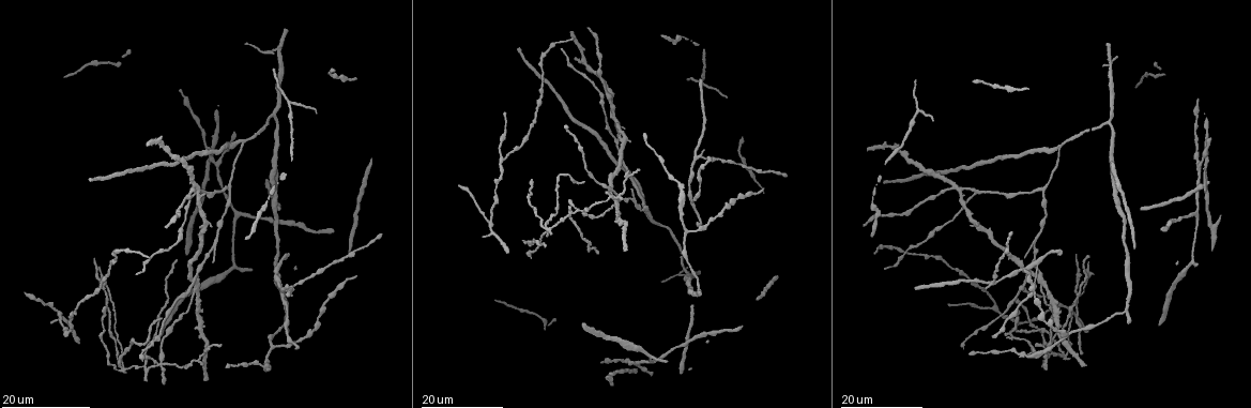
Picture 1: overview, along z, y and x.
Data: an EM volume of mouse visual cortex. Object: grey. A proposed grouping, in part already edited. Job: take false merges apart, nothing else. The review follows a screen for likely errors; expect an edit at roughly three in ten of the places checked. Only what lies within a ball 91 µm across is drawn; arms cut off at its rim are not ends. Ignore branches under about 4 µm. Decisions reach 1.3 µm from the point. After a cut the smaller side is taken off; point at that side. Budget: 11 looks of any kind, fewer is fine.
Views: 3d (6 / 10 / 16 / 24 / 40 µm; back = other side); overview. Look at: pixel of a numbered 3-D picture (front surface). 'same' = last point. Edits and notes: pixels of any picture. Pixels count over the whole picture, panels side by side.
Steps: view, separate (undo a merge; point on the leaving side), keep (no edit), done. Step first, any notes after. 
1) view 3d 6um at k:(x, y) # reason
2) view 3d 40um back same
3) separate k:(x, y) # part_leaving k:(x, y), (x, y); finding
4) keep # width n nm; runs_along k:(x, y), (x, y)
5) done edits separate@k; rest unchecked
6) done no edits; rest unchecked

view 3d 24um at 1:(197, 270) # thin arm on a thick one

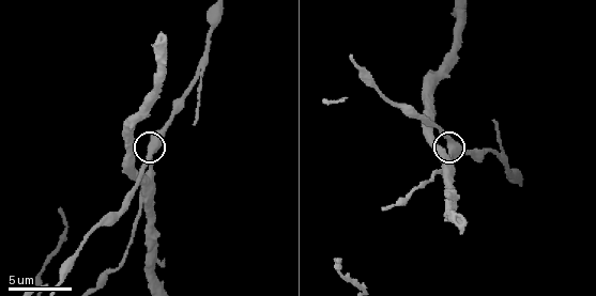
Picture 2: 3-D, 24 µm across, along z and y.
view 3d 6um at 2:(153, 150)

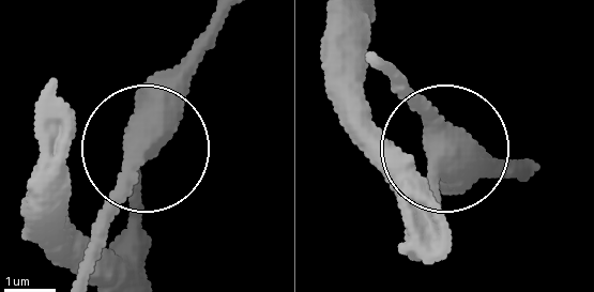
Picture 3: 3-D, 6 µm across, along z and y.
view 3d 6um back at 3:(139, 154)

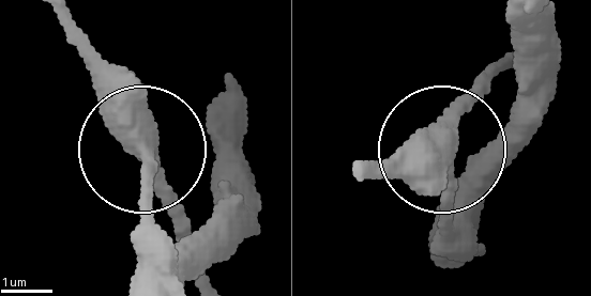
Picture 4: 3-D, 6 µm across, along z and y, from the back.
keep # arms 3; runs_along 4:(66, 26), (181, 226); one neuron here

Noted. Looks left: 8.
view 3d 24um at 1:(276, 49) # arms part here

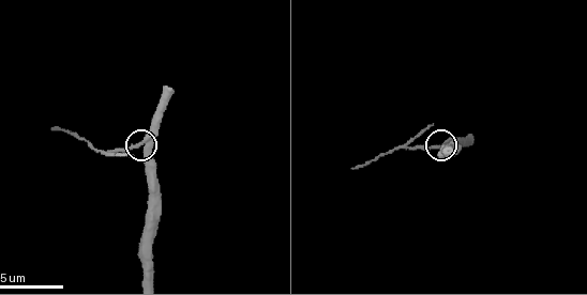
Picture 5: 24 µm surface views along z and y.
view 3d 10um at 5:(136, 144)

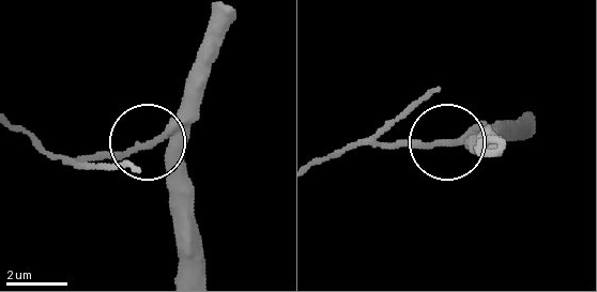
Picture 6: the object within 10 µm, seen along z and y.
keep # width 280 nm; runs_along 6:(175, 269), (175, 162), (168, 147), (151, 139), (204, 88); all the same neuron

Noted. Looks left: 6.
view 3d 16um at 1:(215, 161) # a fork

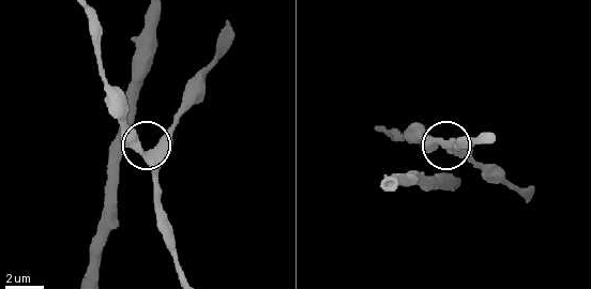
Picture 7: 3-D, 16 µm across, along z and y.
view 3d 10um at 7:(149, 156)

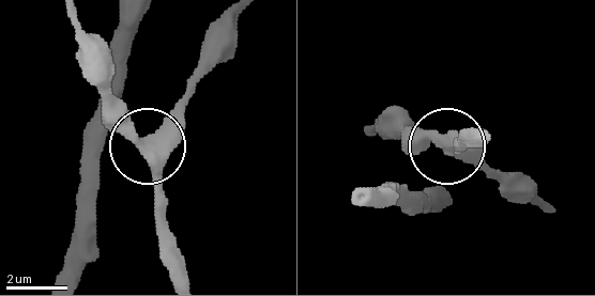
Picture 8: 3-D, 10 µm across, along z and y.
keep # arms 3; one neuron here

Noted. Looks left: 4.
view 3d 24um at 1:(159, 362) # small branch off a trunk

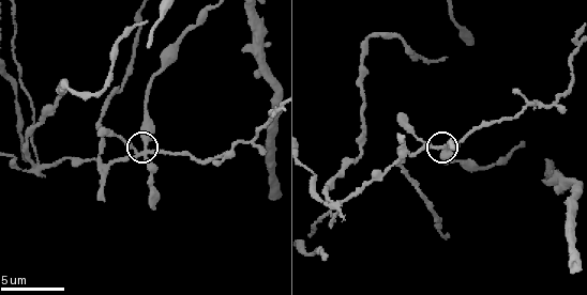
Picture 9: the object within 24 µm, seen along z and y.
view 3d 6um at 9:(143, 153) # zoom in

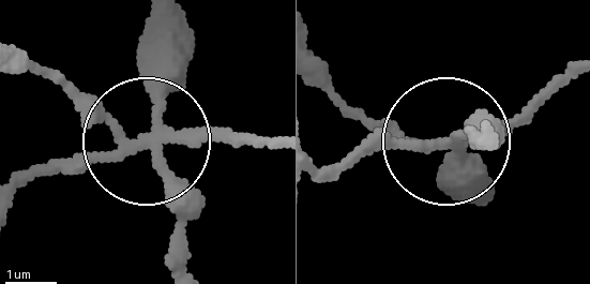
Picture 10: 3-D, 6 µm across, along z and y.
keep # width 210 nm; continuous, no second neuron

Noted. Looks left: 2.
view 3d 6um at 9:(313, 236) # four-way junction

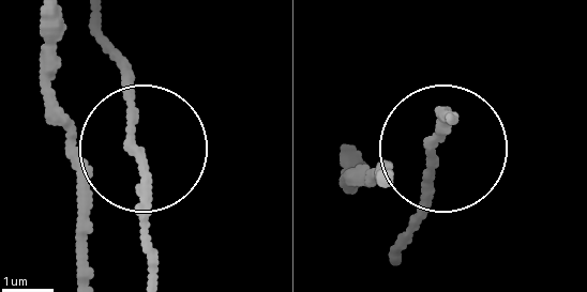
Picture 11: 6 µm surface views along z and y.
keep # runs_along 11:(147, 273), (134, 81), (113, 47); continuous, no second neuron

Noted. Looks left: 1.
done no edits; rest unchecked

